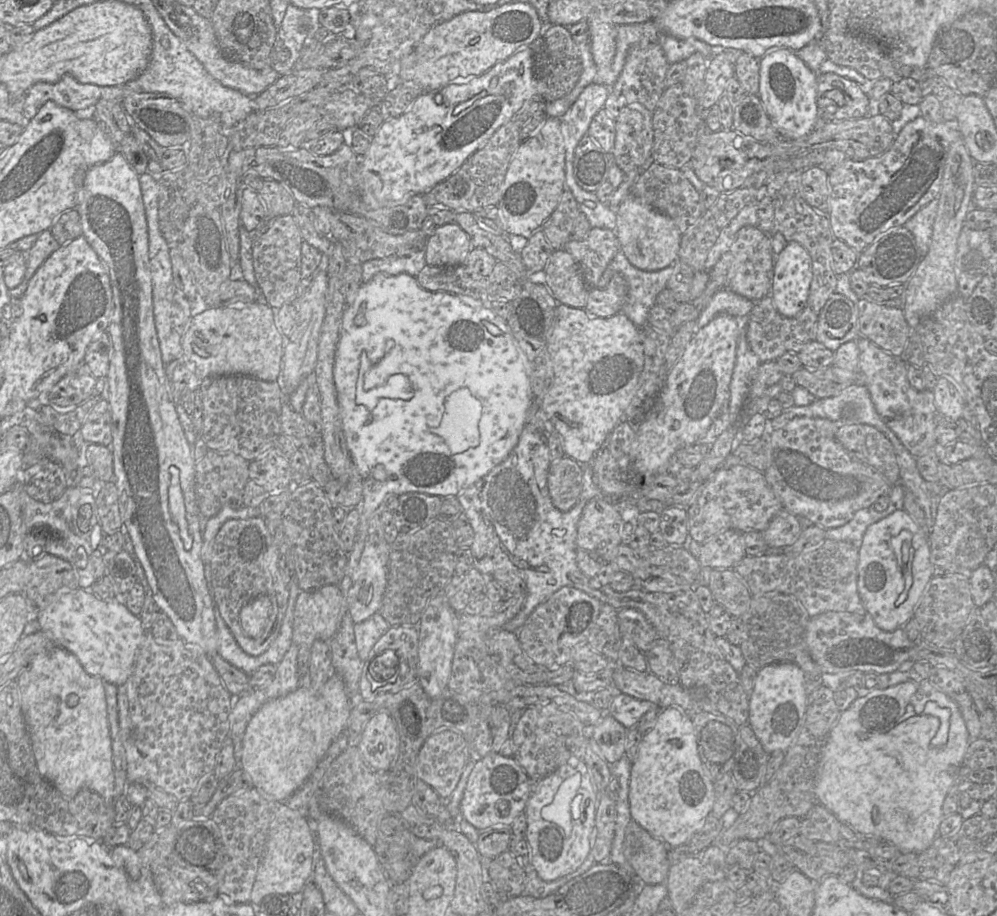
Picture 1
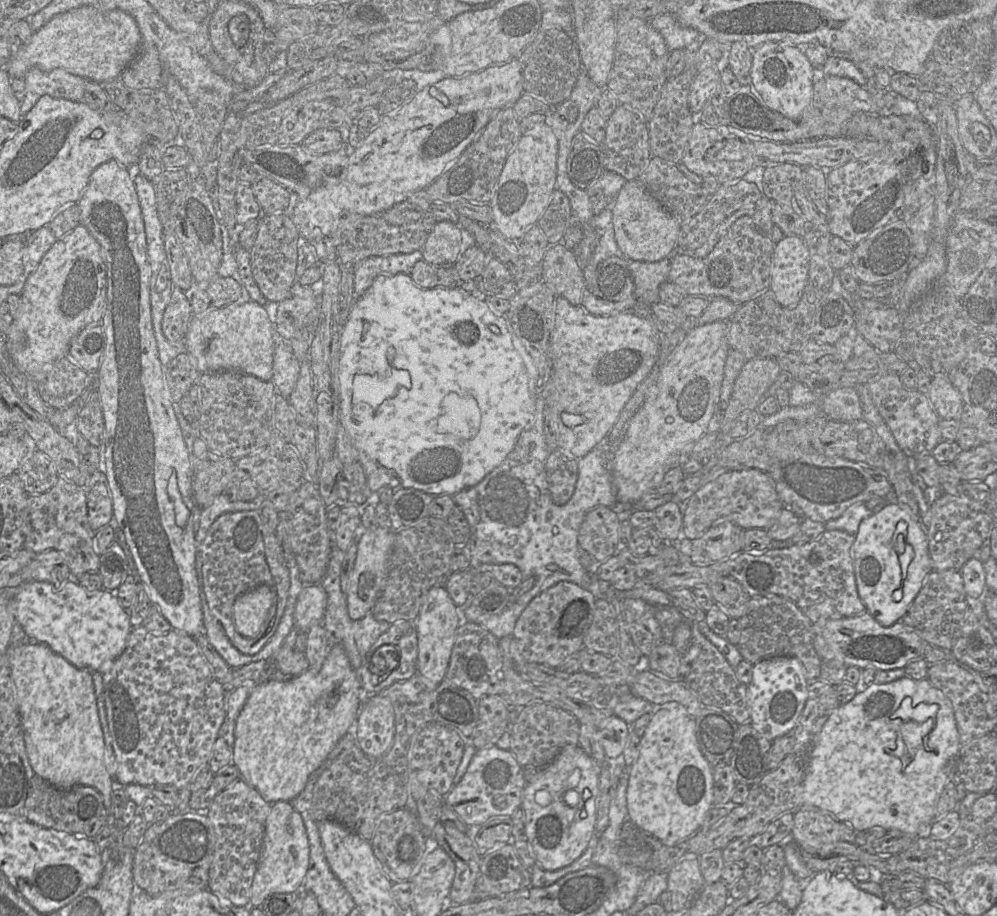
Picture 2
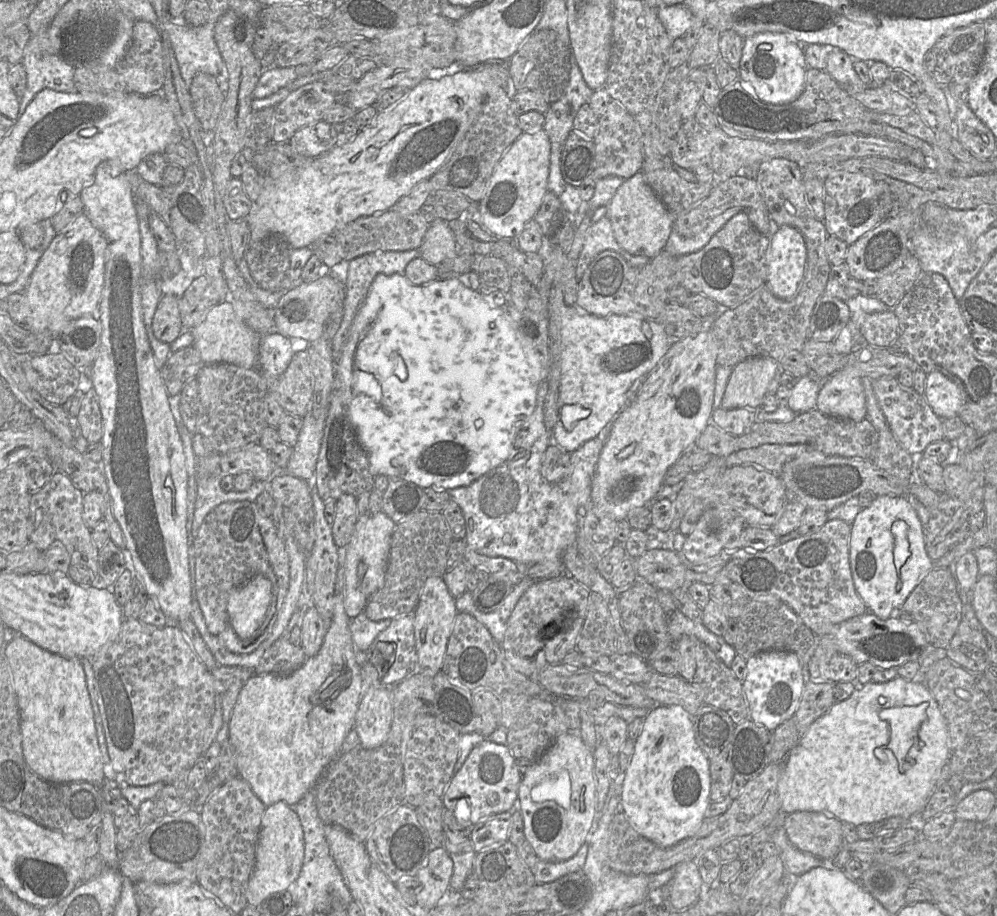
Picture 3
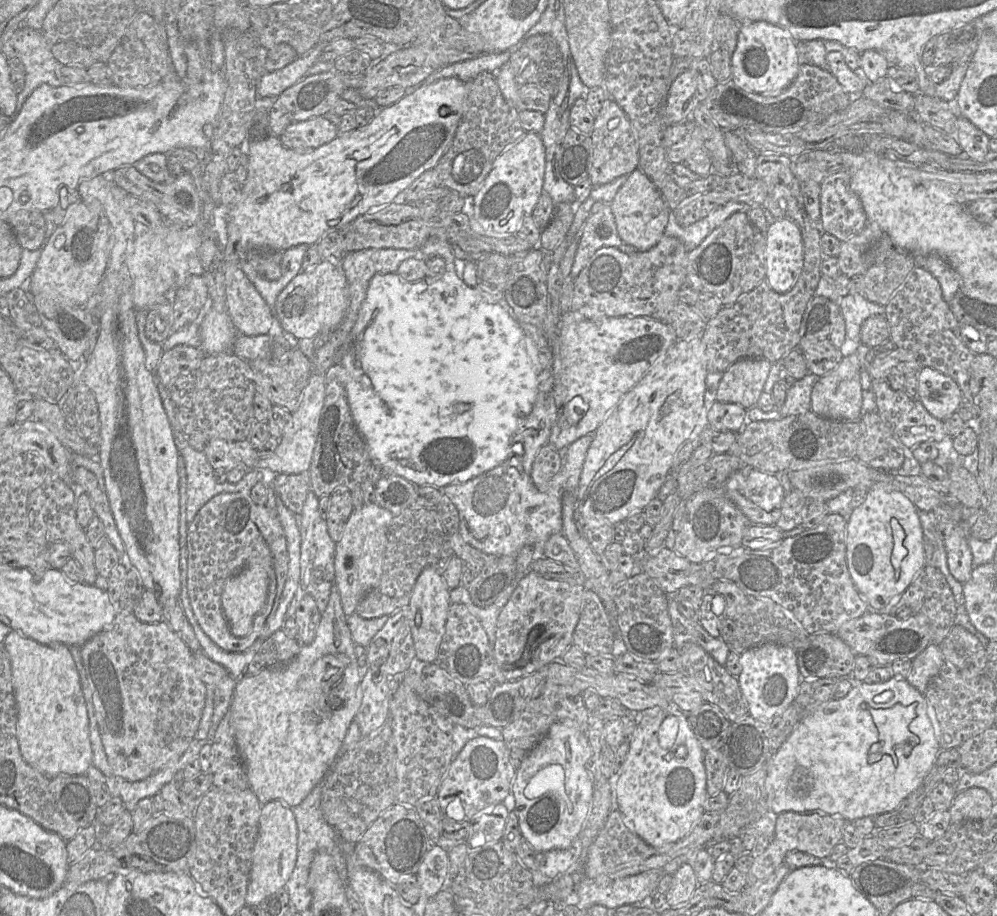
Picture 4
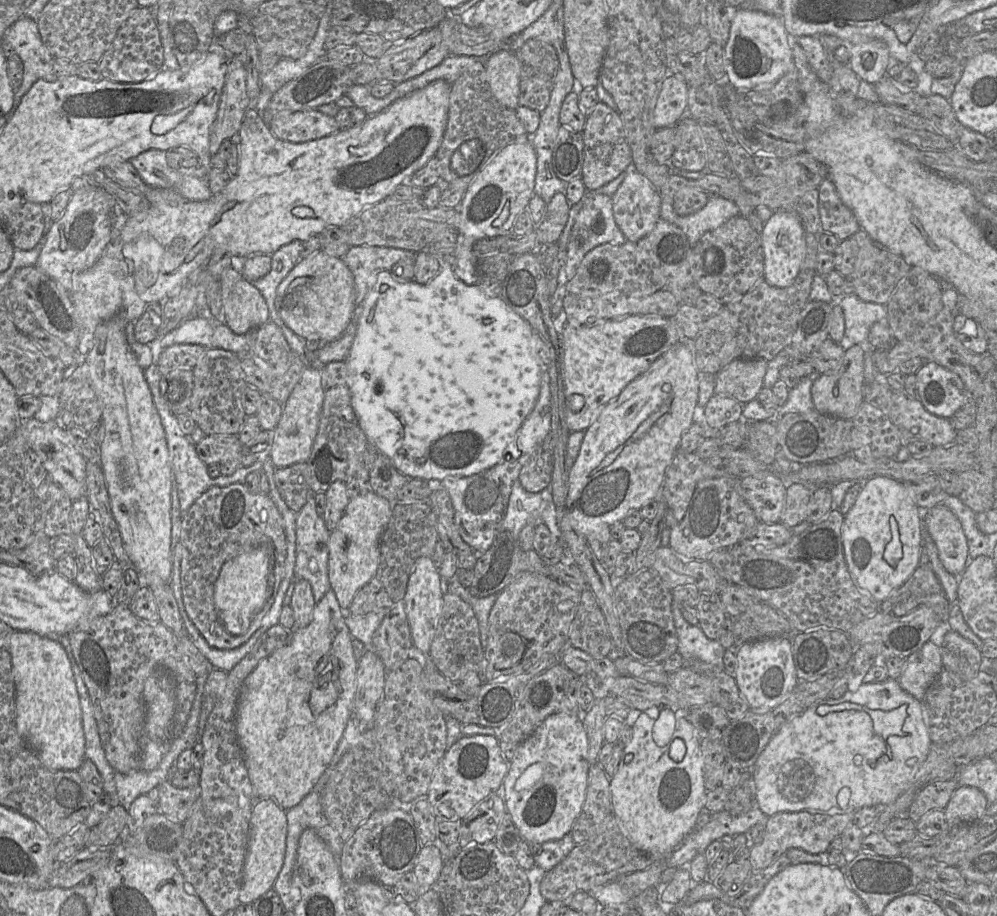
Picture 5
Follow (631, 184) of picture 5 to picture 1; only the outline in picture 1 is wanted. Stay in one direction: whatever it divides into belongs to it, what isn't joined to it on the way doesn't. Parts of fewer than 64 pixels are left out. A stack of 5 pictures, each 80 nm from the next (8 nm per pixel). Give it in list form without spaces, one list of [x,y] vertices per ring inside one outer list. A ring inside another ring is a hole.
[[[630,194],[617,208],[614,230],[620,250],[638,269],[656,271],[673,265],[679,259],[682,234],[673,220]]]

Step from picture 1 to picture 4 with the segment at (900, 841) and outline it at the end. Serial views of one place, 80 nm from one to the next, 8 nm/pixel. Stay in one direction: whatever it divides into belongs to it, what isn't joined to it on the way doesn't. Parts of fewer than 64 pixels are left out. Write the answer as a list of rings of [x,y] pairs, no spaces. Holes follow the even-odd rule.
[[[892,677],[883,683],[867,683],[852,688],[842,699],[831,699],[819,705],[812,713],[804,716],[787,740],[767,763],[767,777],[765,788],[767,792],[767,804],[770,811],[781,814],[786,811],[806,812],[810,811],[821,816],[839,816],[846,821],[854,821],[867,816],[878,816],[894,810],[909,794],[921,784],[925,776],[932,769],[936,758],[941,751],[934,734],[934,727],[927,714],[928,703],[925,694],[919,692],[910,685],[906,679]]]

